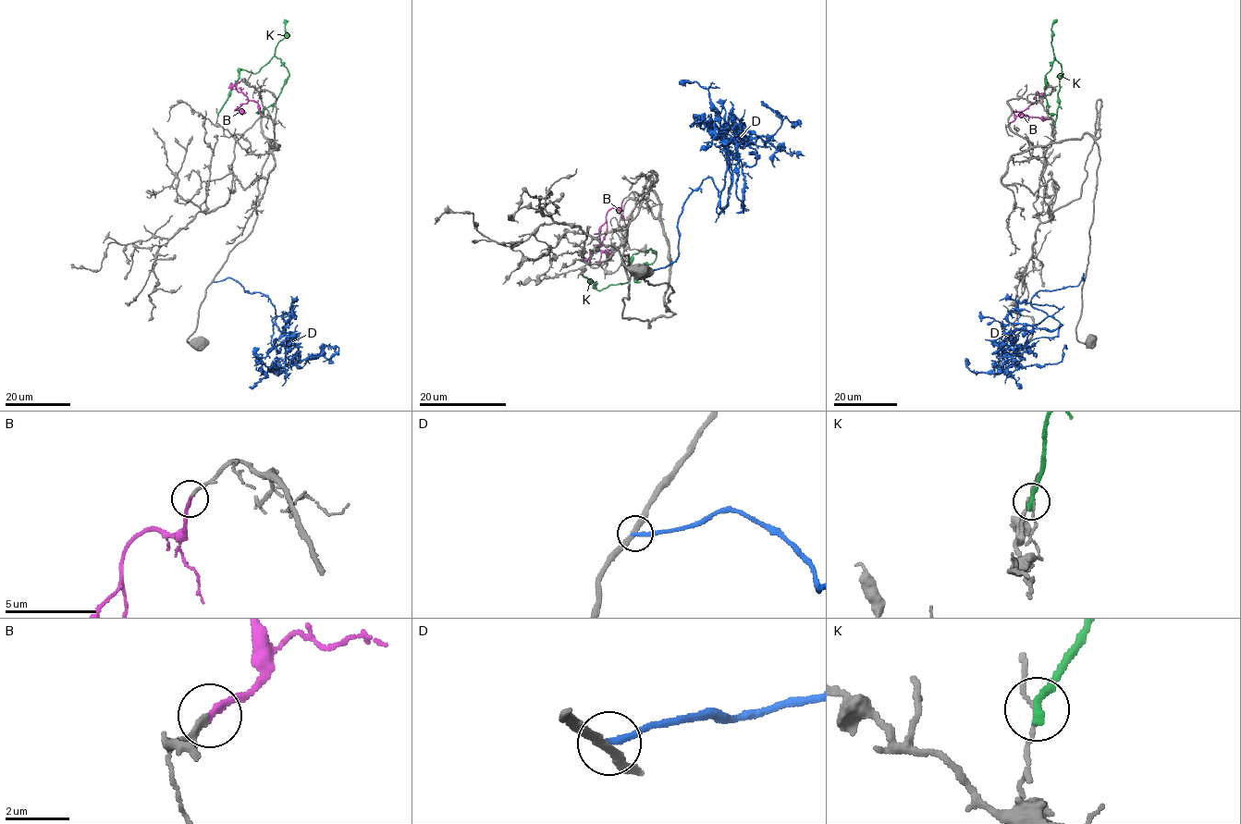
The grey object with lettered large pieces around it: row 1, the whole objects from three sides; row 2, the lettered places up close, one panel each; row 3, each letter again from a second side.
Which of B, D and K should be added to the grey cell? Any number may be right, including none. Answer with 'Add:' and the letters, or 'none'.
Add: B

